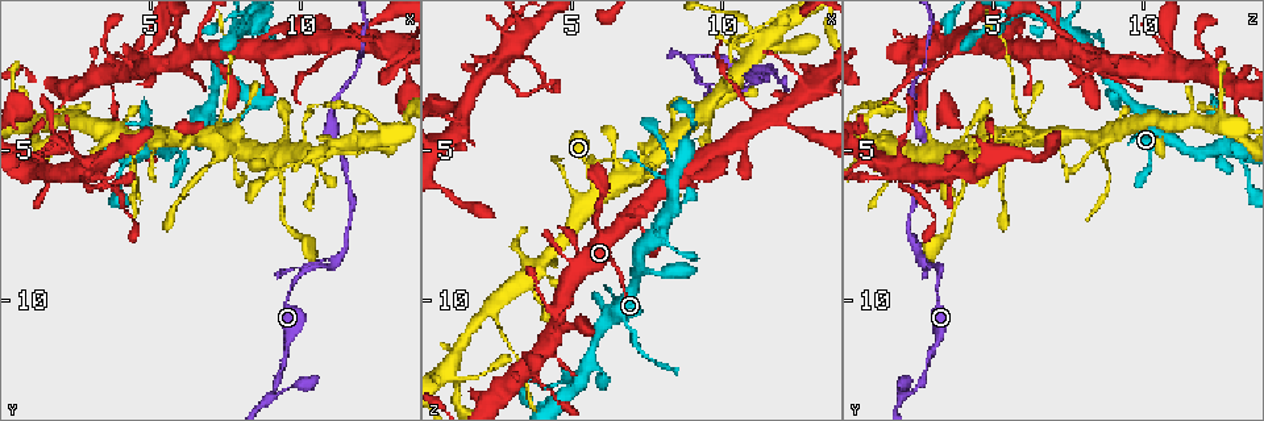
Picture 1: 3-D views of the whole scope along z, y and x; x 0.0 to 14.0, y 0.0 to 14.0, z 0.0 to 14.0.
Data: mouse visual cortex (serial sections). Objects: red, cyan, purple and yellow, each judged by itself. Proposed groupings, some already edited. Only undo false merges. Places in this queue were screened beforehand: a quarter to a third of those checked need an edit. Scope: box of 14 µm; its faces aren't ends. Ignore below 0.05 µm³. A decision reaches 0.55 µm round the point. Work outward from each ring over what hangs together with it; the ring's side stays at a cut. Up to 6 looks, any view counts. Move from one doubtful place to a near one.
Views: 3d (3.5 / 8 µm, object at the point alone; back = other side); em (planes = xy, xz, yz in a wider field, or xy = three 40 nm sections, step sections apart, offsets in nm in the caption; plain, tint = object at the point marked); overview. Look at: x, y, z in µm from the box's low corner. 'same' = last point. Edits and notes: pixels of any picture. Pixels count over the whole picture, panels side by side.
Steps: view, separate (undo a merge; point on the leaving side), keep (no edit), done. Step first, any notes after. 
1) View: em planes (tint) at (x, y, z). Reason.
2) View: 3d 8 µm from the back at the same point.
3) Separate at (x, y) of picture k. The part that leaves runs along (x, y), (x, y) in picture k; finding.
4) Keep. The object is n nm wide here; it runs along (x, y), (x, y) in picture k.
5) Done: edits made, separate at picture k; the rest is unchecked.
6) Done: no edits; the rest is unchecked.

View: 3d 3.5 µm from the back at (3.7, 2.0, 12.1). Thick turns thin.

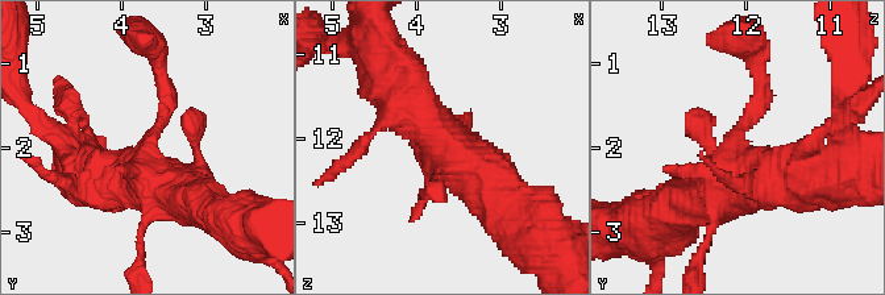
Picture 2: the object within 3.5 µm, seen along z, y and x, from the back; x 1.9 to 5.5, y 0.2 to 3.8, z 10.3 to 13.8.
View: em xy step 3 (tint) at (3.75, 2.15, 12.05).

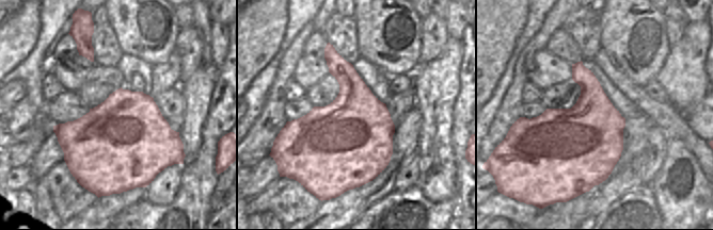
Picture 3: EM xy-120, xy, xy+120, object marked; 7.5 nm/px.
Keep. The object is 650 nm wide here; it runs along (387, 79), (501, 198) in picture 2; one cell here.

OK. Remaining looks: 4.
View: 3d 3.5 µm at (2.2, 3.9, 10.2). Small branch off a trunk.

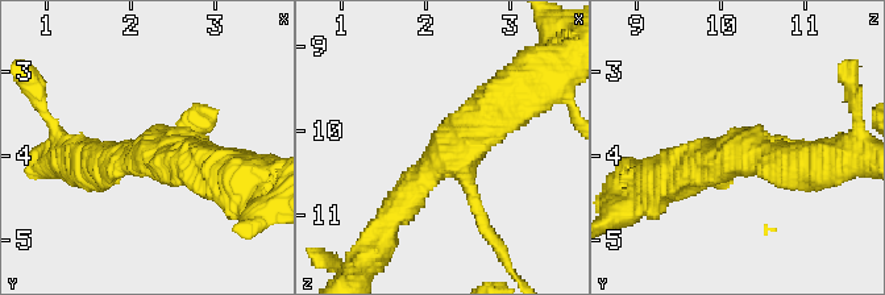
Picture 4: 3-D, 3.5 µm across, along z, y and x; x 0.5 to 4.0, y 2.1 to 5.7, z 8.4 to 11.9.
View: em xy step 2 (tint) at (2.25, 4.00, 10.25). 3 arms meet here; the arms are 150, 400, 500 nm wide.

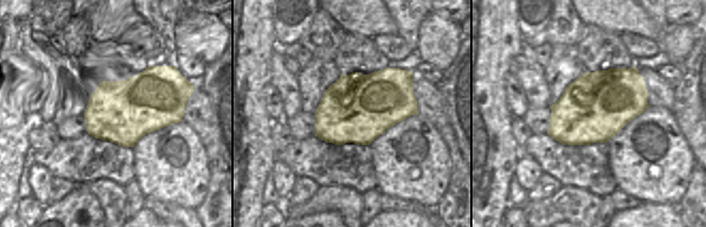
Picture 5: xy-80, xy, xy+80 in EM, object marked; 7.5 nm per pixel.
Keep. Continuous, no second cell.

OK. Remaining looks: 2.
View: 3d 8 µm at (11.0, 1.8, 3.6). Thick turns thin.

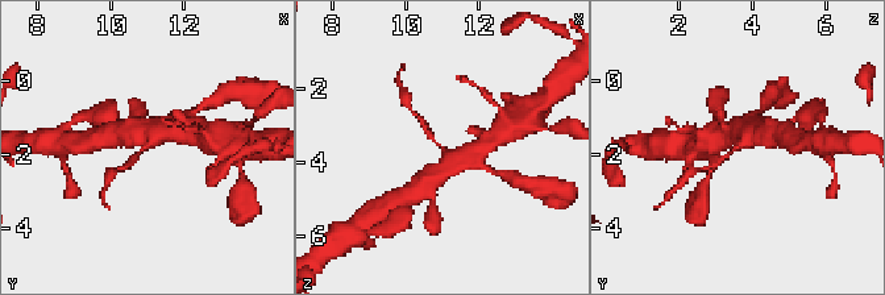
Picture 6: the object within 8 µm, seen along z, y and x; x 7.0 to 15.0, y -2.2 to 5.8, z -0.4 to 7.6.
View: em xy step 5 (tint) at (11.0, 1.8, 3.6). The arms are 200, 500 nm wide.

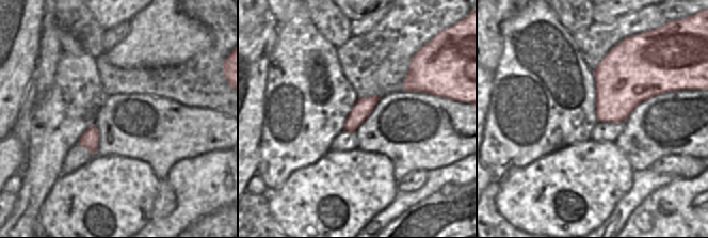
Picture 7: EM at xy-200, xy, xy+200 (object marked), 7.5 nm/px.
Separate at (132, 160) of picture 6. A border runs along (350, 114), (351, 126), (348, 130) in picture 7; a second cell is stuck on.

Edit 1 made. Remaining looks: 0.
Done: edits made, separate at picture 6; the rest is unchecked.

